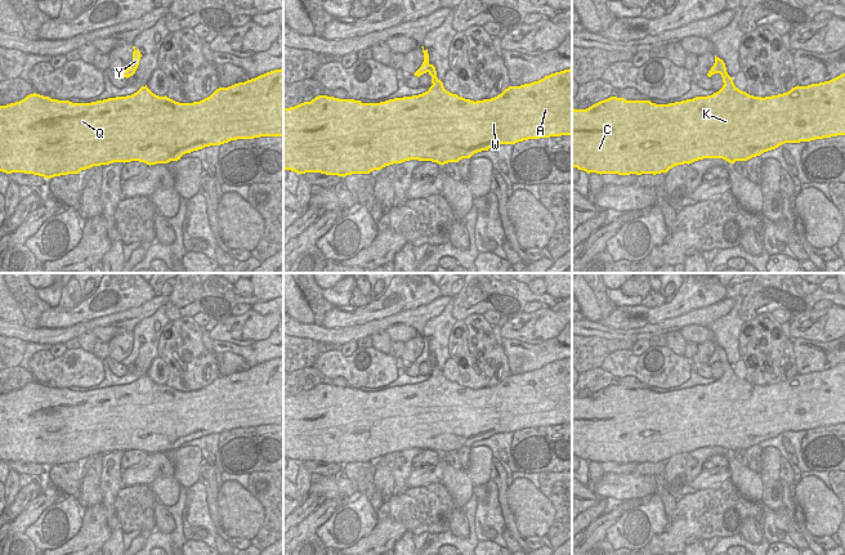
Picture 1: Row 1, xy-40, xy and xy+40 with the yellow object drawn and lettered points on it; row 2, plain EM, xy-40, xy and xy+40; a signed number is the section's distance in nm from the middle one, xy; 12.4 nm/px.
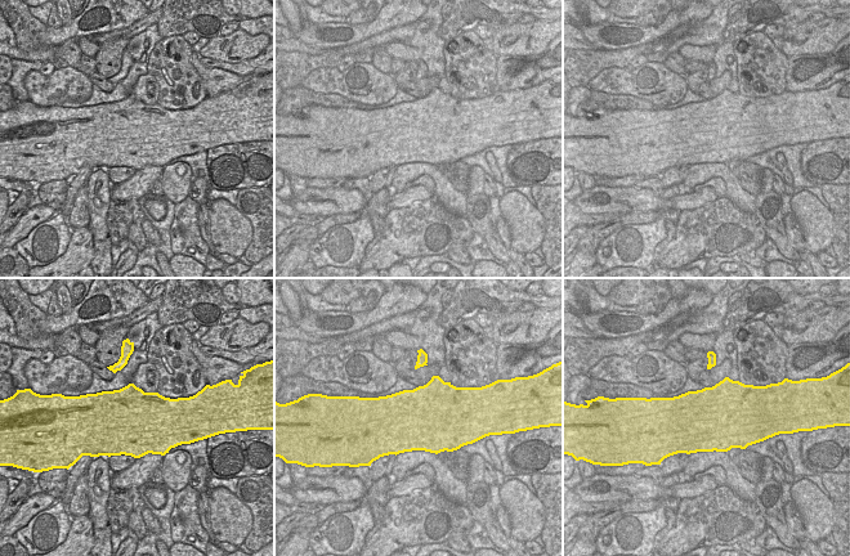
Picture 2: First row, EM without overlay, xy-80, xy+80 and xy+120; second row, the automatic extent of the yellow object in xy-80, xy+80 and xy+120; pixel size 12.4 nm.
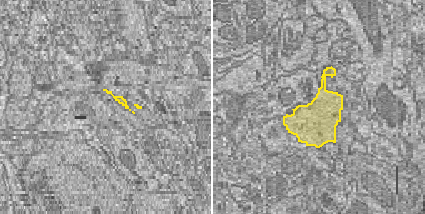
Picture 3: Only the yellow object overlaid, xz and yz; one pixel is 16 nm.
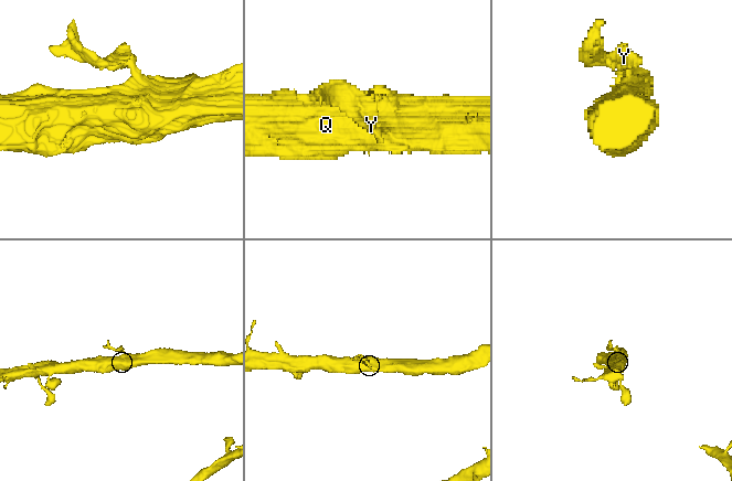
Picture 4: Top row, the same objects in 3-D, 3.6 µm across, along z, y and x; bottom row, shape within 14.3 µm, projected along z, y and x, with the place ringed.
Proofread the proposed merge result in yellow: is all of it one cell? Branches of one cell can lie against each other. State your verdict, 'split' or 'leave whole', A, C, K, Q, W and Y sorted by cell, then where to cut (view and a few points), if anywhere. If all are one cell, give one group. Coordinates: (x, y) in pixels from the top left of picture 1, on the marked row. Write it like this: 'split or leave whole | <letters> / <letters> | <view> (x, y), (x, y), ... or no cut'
split | A C K Q W / Y | xy (436, 74), (432, 80)

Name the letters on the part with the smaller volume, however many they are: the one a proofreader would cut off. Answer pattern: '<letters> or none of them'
Y

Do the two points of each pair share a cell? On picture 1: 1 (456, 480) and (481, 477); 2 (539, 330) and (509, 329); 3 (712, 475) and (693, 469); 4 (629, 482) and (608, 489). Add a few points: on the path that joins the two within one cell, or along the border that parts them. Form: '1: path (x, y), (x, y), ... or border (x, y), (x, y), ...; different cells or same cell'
1: border (465, 471), (474, 486); different cells
2: path (531, 327), (517, 327); same cell
3: border (702, 470), (684, 484); different cells
4: path (624, 487), (613, 487); same cell

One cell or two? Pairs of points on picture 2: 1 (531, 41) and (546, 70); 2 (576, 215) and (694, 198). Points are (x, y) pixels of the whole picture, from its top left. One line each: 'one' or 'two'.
1: two
2: two

